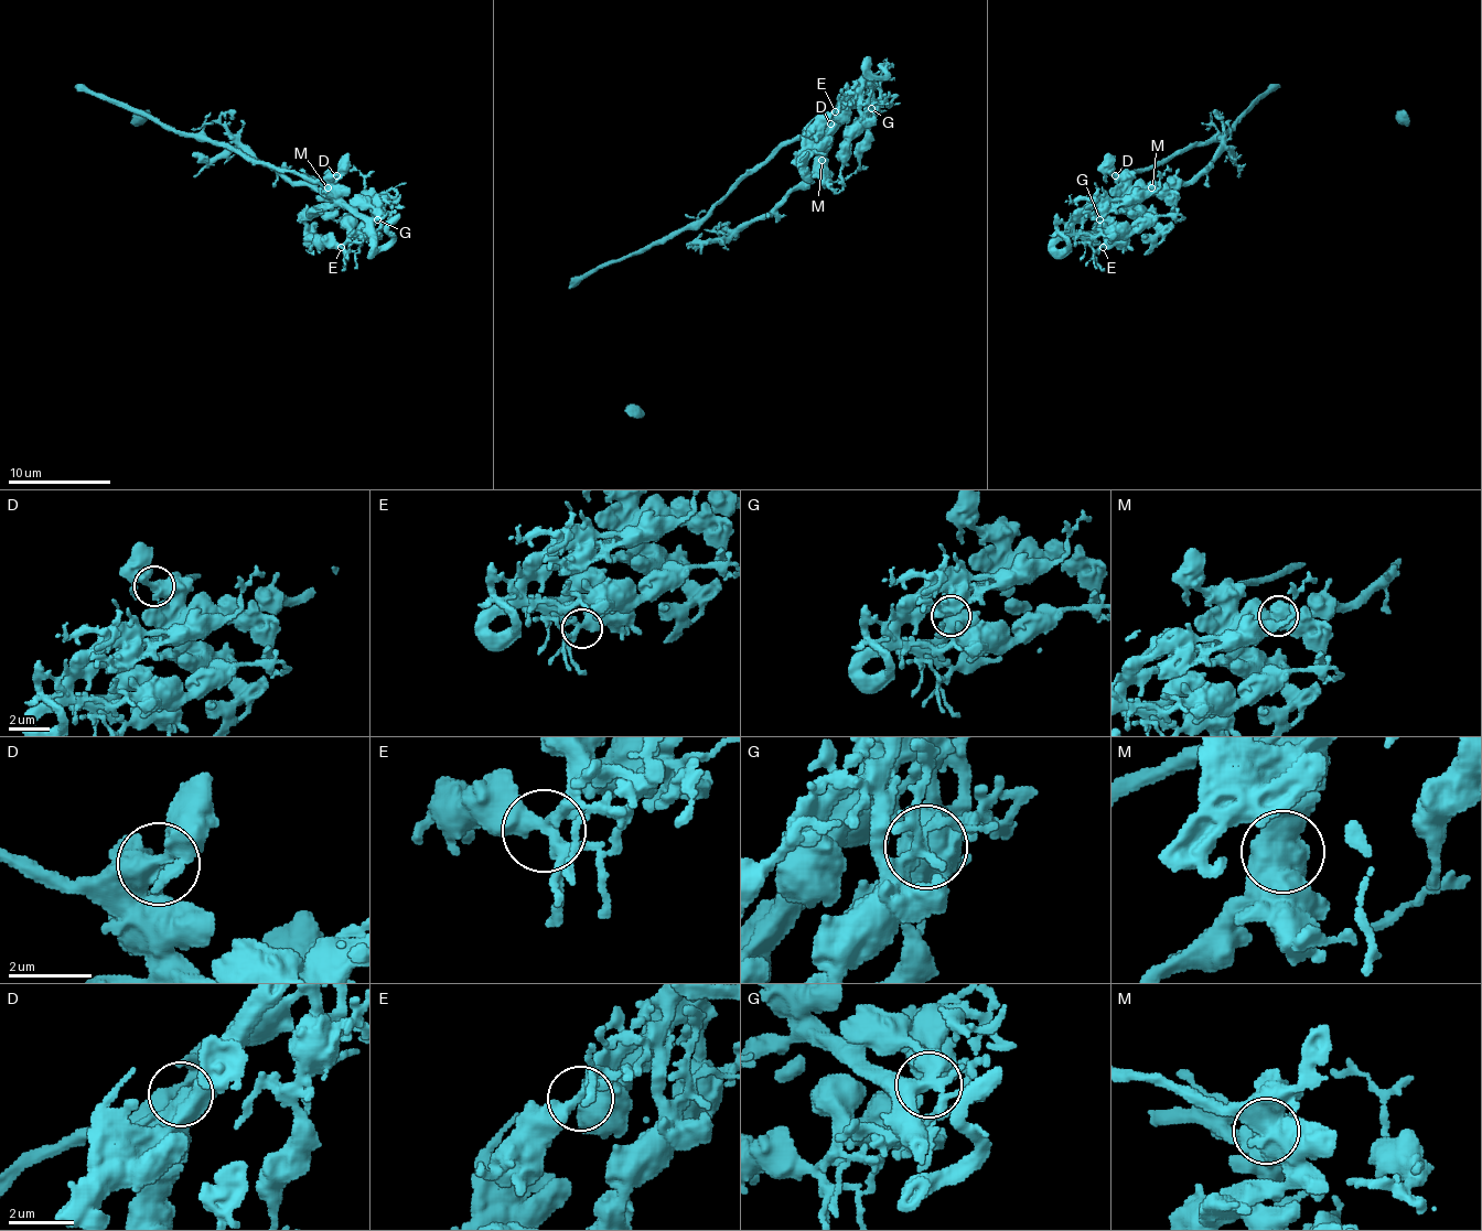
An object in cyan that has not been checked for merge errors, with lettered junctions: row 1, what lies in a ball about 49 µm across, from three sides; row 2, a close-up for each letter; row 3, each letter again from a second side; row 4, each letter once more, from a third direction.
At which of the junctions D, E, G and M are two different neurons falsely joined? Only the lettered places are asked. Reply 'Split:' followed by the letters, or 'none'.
Split: none

